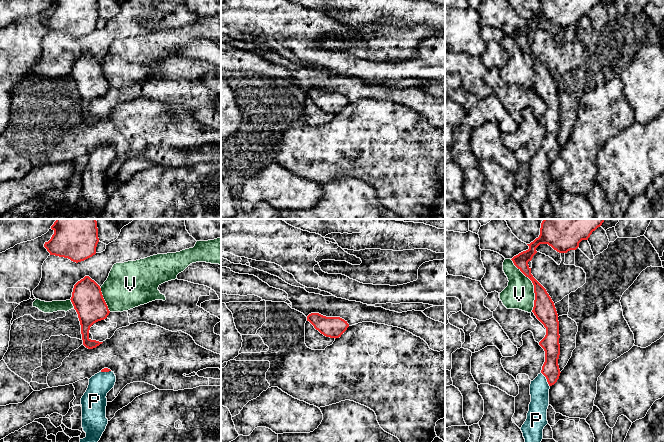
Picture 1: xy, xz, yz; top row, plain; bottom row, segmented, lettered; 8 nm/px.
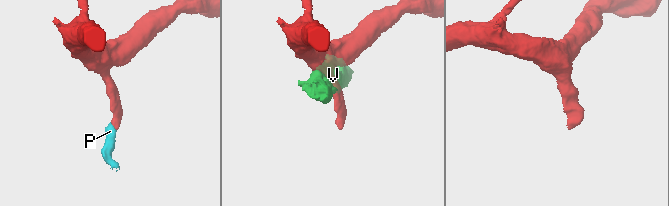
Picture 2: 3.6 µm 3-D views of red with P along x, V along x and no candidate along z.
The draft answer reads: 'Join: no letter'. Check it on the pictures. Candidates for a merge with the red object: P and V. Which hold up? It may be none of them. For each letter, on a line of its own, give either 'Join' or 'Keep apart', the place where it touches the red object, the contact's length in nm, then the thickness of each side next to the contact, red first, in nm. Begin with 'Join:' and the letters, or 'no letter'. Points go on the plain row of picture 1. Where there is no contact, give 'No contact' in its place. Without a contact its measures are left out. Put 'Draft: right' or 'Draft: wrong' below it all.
Join: P
P: Join. Touches red at yz (546, 154). Shared border 140 nm. Thickness 140 nm (red) against 160 nm
V: Keep apart. Touches red at yz (533, 60). Shared border 460 nm. Thickness 180 nm (red) against 240 nm
Draft: wrong

